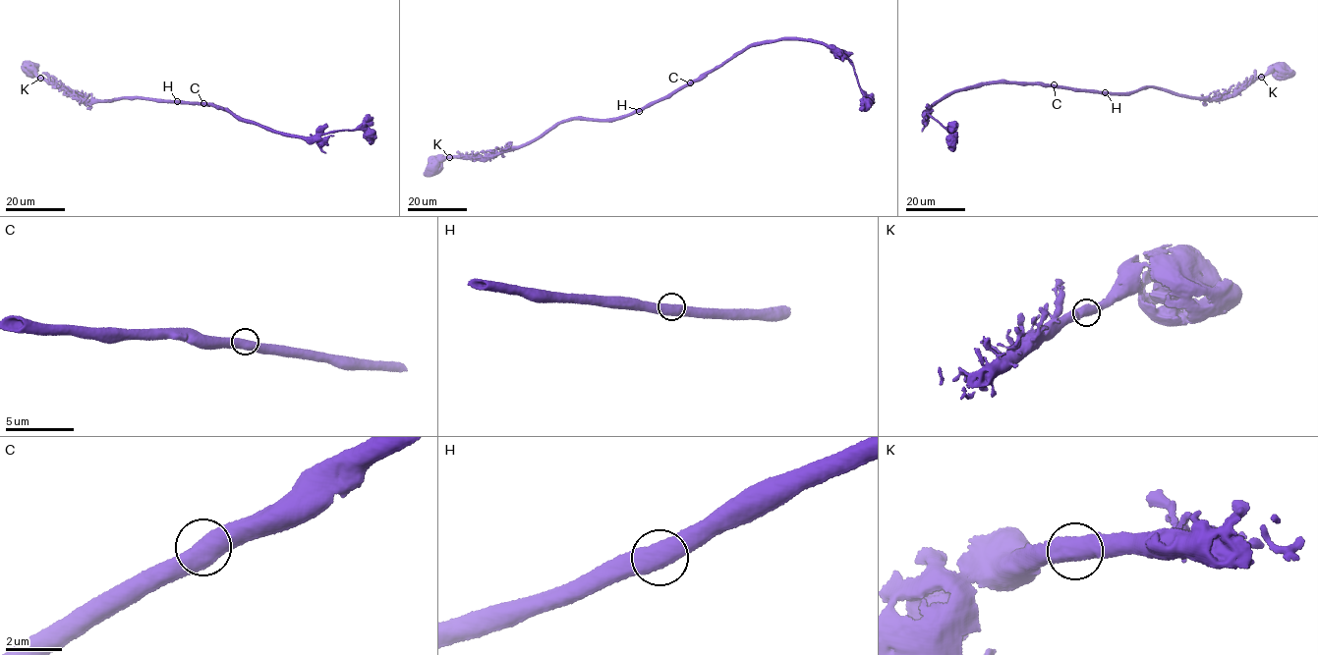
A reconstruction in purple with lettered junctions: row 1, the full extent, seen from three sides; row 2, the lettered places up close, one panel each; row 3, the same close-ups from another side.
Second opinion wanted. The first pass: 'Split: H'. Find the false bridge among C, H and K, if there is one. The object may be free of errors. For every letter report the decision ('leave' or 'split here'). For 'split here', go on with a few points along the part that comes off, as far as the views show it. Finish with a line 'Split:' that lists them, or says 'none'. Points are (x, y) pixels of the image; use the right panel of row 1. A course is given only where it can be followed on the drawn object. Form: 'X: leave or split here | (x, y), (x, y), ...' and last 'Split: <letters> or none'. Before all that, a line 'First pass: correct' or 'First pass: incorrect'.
First pass: incorrect
C: leave
H: leave
K: leave
Split: none

